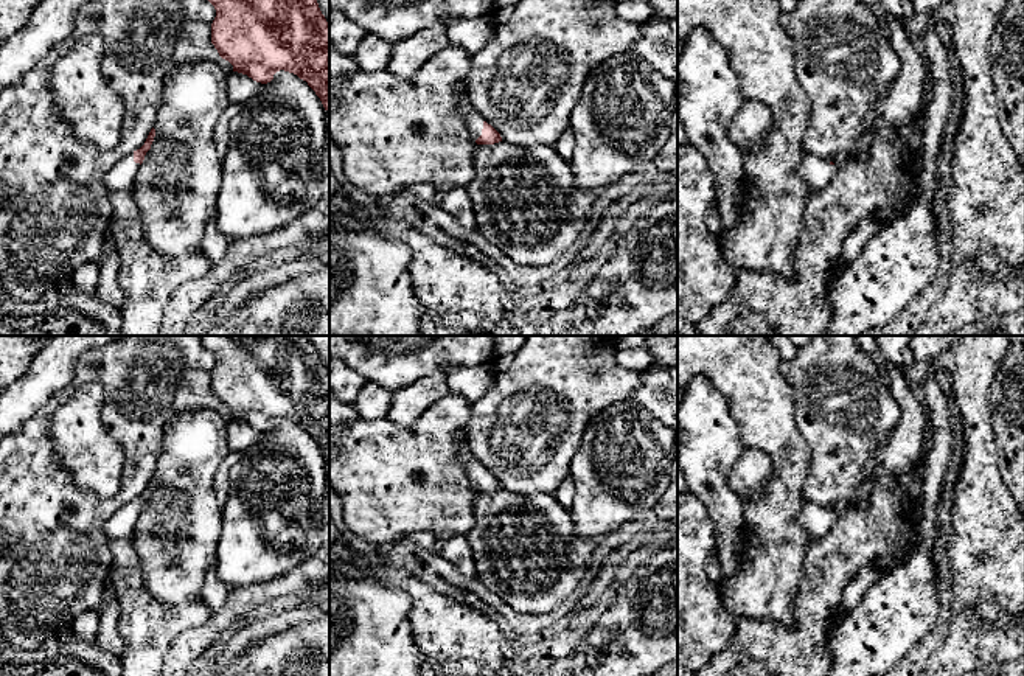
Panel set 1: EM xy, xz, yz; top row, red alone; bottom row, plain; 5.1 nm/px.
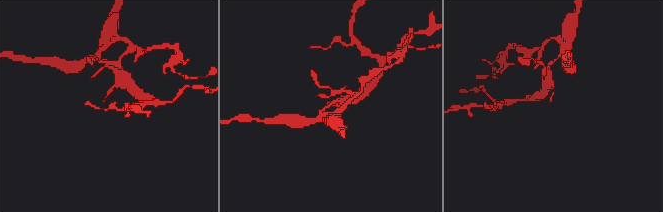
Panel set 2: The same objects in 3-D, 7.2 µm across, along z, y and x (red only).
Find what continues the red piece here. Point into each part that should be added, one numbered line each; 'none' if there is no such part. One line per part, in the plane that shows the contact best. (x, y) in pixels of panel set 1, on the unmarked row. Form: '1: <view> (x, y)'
1: xz (474, 470)

